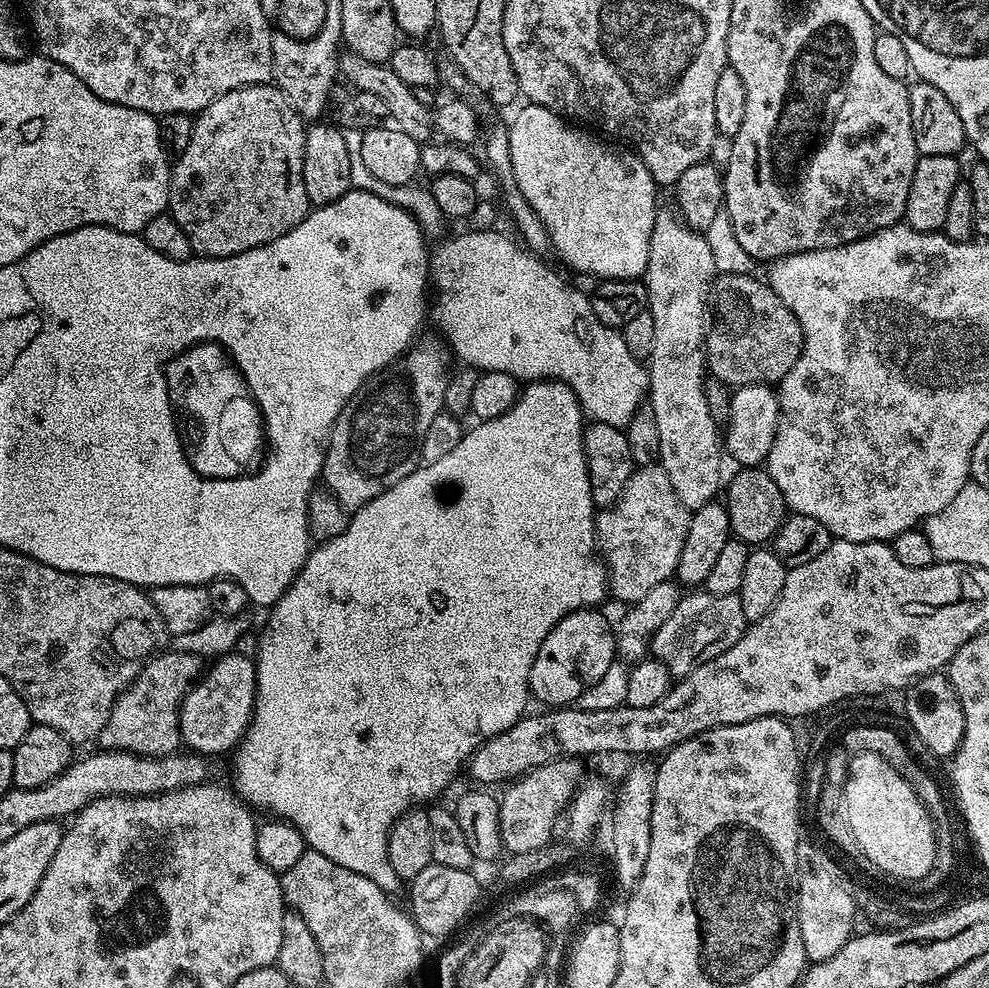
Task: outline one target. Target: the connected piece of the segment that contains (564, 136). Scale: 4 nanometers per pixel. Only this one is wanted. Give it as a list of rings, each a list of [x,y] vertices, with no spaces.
[[[525,103],[523,107],[512,124],[507,125],[510,162],[514,162],[518,190],[522,190],[534,214],[542,218],[554,252],[556,248],[557,254],[576,271],[600,276],[596,278],[601,281],[643,277],[648,270],[650,236],[658,211],[658,185],[650,170],[627,147],[617,146],[583,127],[573,126],[563,116],[537,104]]]

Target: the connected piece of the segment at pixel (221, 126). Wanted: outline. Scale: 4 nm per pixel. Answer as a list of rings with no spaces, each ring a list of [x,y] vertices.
[[[272,82],[251,84],[245,88],[230,90],[219,96],[214,102],[210,102],[210,106],[206,106],[198,113],[194,120],[194,134],[190,134],[190,146],[186,146],[184,153],[175,157],[174,163],[171,165],[172,181],[168,187],[167,207],[167,211],[176,219],[178,226],[182,226],[182,230],[190,238],[193,253],[204,258],[233,256],[239,252],[274,242],[278,238],[282,238],[282,234],[286,234],[294,226],[303,222],[310,211],[310,205],[306,198],[306,186],[302,182],[305,131],[306,124],[300,113],[293,108],[283,92]]]

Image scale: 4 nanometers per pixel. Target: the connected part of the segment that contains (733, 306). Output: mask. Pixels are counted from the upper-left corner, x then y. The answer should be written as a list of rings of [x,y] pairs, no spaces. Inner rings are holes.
[[[720,274],[712,288],[716,320],[704,337],[706,368],[733,389],[747,384],[777,385],[801,356],[804,335],[793,312],[755,275]]]

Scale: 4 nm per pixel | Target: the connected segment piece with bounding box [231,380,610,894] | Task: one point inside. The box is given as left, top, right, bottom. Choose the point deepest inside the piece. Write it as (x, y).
(402, 645)

